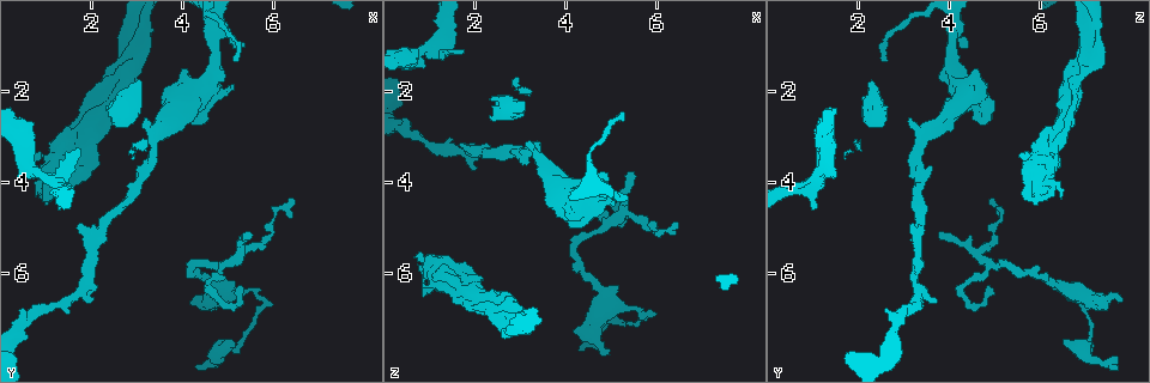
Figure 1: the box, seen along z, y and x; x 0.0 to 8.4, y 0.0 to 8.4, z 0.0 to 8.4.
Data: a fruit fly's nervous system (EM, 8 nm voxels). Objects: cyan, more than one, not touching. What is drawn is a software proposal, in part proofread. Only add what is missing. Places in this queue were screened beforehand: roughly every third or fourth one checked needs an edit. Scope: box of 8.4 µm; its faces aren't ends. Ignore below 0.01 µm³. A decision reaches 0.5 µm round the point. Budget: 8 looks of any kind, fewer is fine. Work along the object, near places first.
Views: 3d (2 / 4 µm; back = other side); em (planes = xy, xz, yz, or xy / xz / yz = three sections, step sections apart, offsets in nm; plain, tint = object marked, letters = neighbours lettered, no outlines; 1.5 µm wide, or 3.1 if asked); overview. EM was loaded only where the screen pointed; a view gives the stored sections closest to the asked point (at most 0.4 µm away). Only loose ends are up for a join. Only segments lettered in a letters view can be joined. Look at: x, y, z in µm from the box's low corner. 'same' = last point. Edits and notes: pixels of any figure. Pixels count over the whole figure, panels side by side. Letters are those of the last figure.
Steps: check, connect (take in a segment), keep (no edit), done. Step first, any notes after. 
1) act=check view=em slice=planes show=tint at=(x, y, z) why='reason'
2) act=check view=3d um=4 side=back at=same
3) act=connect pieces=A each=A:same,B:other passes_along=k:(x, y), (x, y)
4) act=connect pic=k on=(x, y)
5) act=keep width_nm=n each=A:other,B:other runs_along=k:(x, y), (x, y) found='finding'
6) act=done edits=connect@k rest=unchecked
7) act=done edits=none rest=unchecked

act=check view=em slice=planes show=letters at=(1.70, 3.25, 1.10) why='free end'

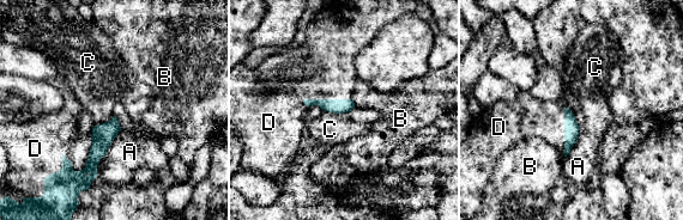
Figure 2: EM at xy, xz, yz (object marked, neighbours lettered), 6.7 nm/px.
act=keep width_nm=100 each=A:other,B:other,C:other,D:other found='none of them fits'

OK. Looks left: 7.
act=check view=3d um=4 side=back at=(4.35, 2.75, 4.80) why='thick end'

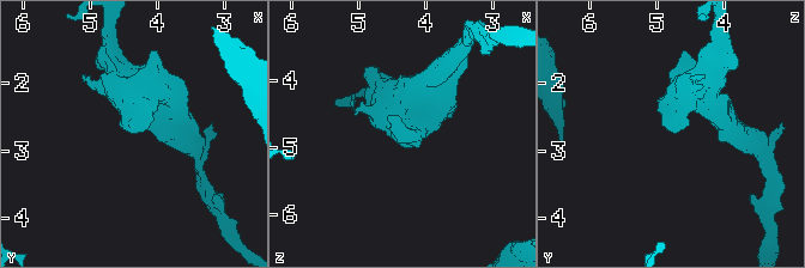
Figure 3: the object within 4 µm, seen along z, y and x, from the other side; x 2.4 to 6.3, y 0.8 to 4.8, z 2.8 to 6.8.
act=check view=em slice=planes show=letters at=(4.35, 2.75, 4.80) why='now the EM'

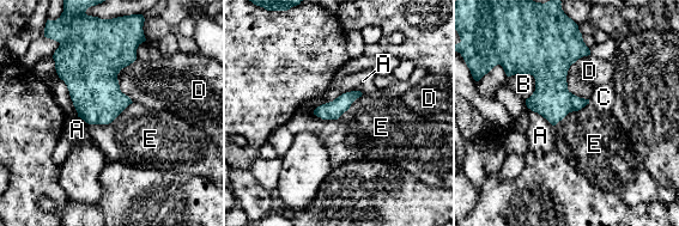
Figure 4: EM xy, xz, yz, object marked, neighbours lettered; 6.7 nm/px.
act=keep longest_contact=A:360nm each=A:other,B:other,C:other,D:other,E:other border=4:(362, 93), (337, 118), (313, 114) found='none of them fits'

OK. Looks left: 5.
act=check view=3d um=2 side=back at=(4.85, 6.50, 7.80) why='free end'

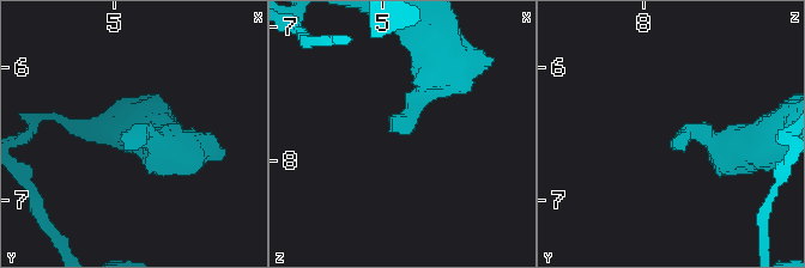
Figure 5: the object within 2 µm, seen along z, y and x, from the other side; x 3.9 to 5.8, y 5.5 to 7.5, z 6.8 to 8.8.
act=check view=em slice=planes show=tint at=(4.92, 6.56, 7.80) why='need the tissue'

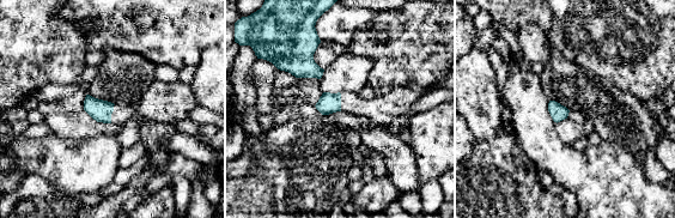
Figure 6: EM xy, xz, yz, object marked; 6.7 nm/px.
act=check view=em slice=planes show=letters at=same why='see the neighbours'

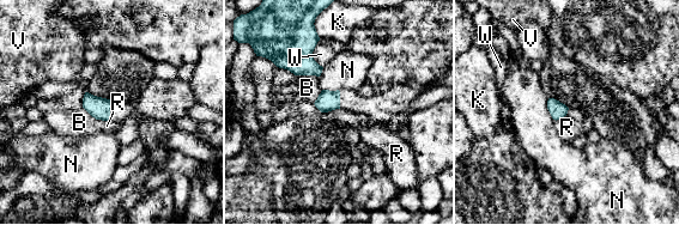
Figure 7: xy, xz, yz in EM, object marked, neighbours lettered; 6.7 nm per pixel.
act=keep each=B:other,K:other,N:other,R:other,V:other,W:other border=7:(97, 119), (109, 121) found='no lettered segment goes on from it'

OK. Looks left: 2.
act=done edits=none rest=unchecked

